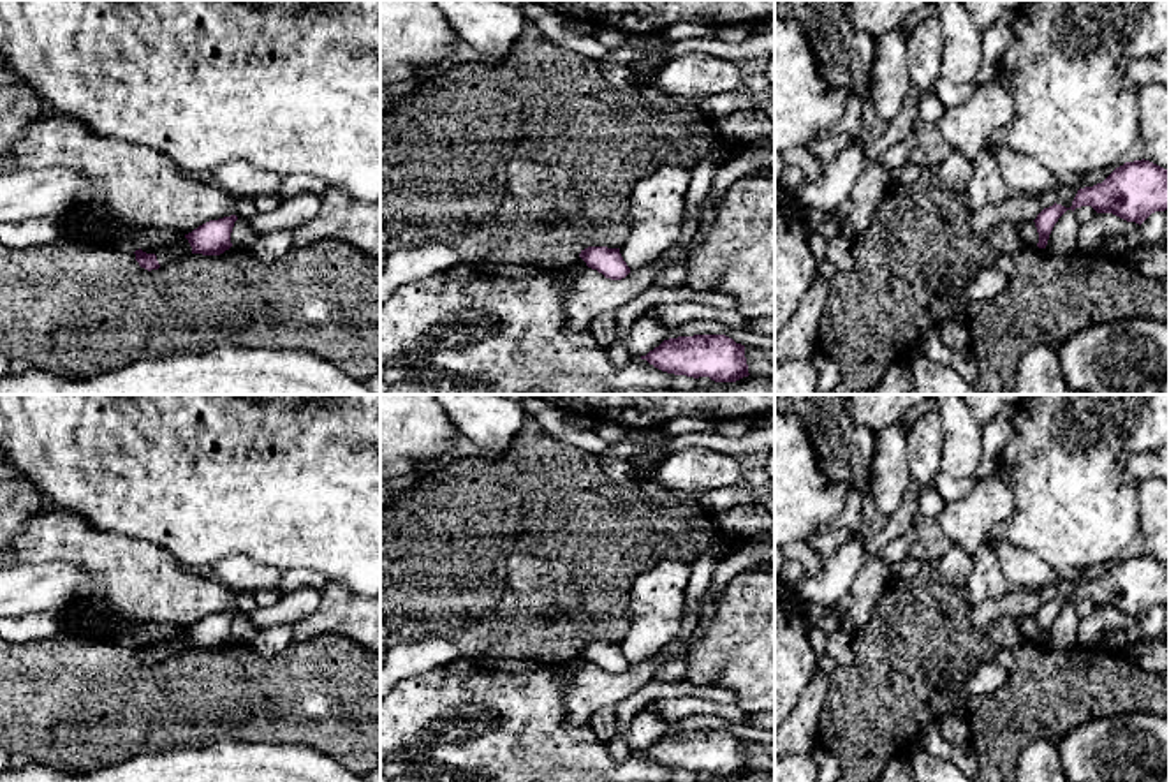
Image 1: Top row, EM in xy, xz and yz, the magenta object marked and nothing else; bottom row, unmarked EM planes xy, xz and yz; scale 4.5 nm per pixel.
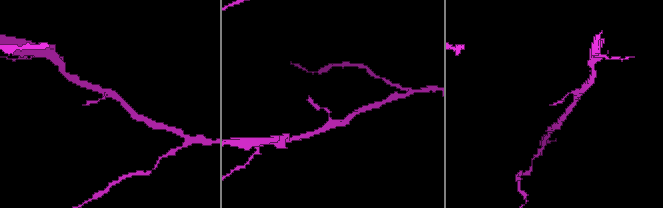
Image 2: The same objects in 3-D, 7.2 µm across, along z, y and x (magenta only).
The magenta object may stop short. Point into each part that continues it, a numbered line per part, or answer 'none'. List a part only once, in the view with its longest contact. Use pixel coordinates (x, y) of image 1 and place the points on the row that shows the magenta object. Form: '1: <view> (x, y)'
none

